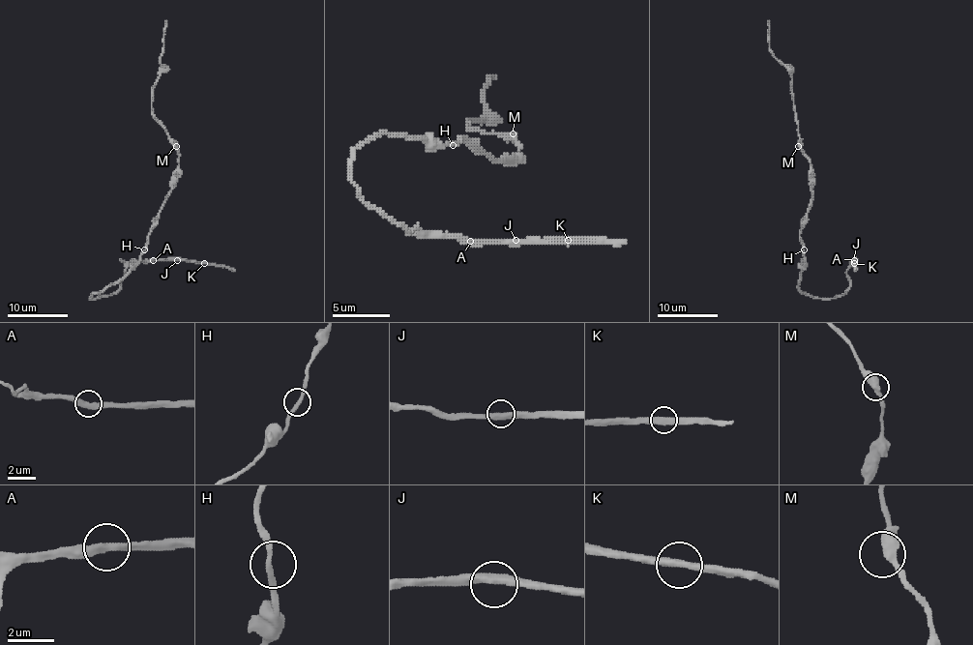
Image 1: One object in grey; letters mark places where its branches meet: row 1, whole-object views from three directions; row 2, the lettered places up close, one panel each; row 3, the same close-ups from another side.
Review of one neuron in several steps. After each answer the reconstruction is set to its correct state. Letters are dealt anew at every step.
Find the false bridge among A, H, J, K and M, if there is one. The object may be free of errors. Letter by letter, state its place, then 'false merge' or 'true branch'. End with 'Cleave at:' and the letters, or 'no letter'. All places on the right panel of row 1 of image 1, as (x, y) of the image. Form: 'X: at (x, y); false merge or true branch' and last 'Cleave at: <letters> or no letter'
A: at (854, 260); true branch
H: at (804, 249); true branch
J: at (854, 260); true branch
K: at (854, 263); true branch
M: at (798, 146); true branch
Cleave at: no letter

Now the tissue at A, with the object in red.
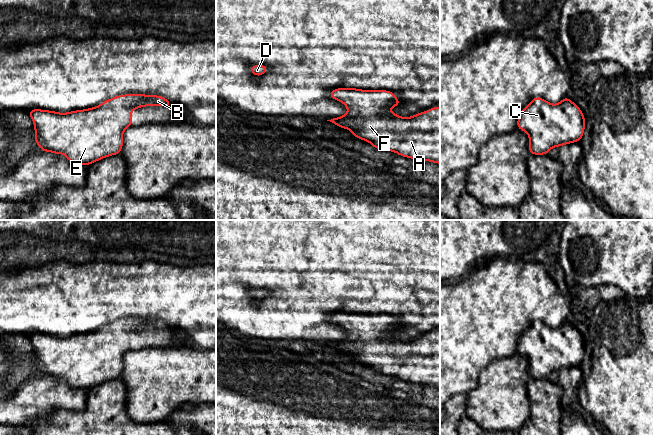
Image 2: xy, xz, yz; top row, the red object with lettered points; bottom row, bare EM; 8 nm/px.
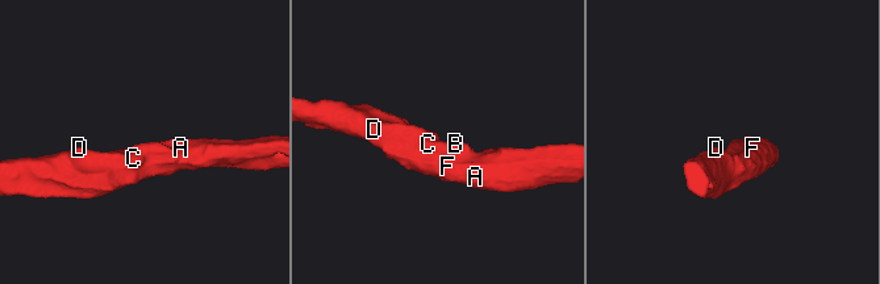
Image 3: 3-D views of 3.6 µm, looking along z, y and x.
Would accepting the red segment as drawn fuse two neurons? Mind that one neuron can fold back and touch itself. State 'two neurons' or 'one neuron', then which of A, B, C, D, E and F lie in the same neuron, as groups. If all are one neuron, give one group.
one neuron; A B C D E F

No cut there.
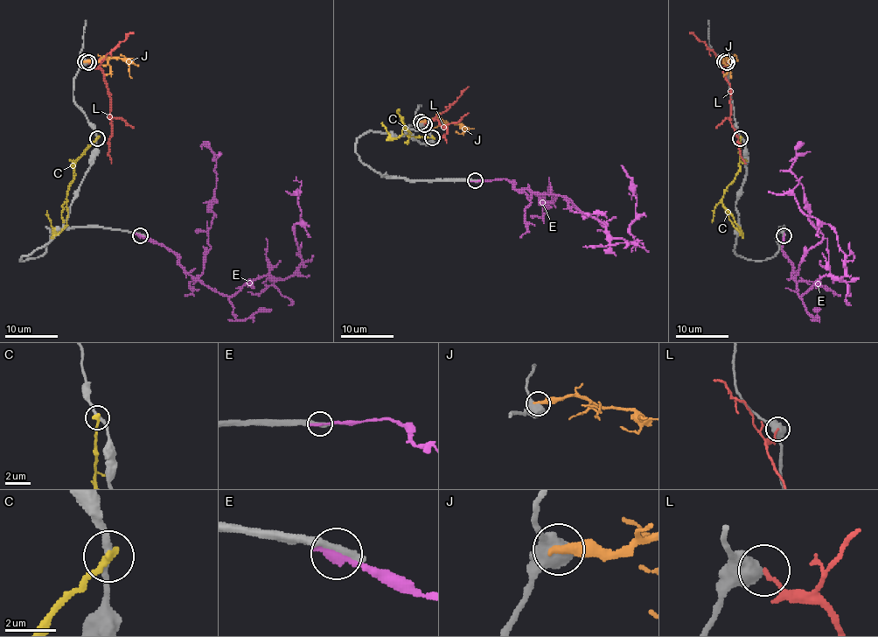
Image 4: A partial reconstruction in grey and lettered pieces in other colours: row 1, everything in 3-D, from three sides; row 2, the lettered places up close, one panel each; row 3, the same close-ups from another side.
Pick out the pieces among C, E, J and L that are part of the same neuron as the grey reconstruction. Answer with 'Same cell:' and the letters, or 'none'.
Same cell: none

